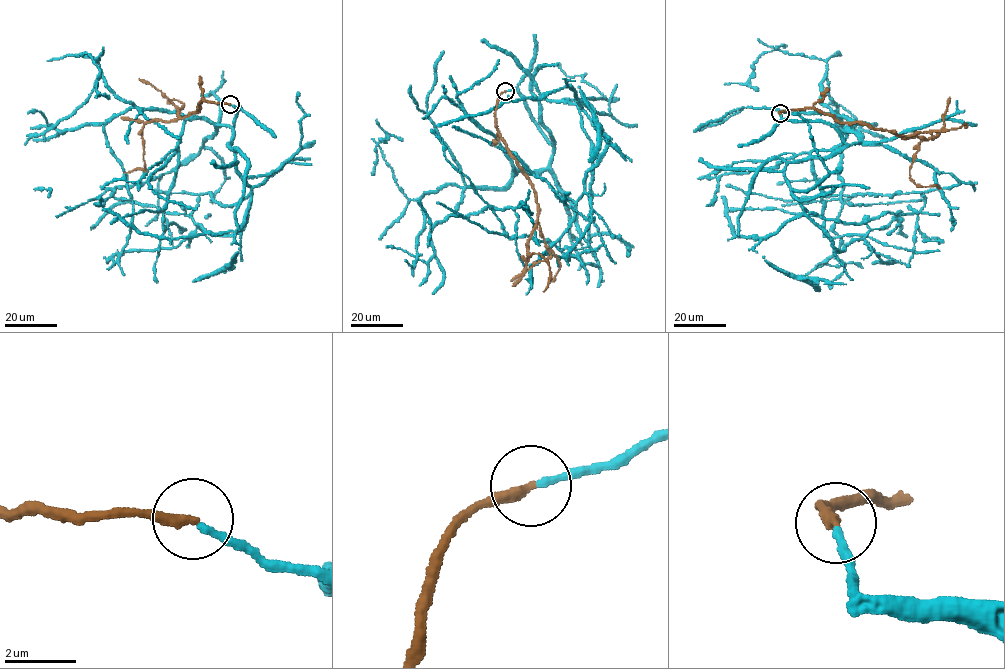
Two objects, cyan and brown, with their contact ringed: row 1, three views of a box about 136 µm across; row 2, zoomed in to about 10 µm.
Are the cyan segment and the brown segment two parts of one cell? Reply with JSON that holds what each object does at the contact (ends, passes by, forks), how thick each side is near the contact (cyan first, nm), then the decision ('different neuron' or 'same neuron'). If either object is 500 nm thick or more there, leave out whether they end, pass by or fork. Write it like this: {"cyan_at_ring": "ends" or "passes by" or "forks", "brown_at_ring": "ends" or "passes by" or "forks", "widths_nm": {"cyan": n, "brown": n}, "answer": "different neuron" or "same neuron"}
{"cyan_at_ring": "ends", "brown_at_ring": "ends", "widths_nm": {"cyan": 190, "brown": 300}, "answer": "same neuron"}

